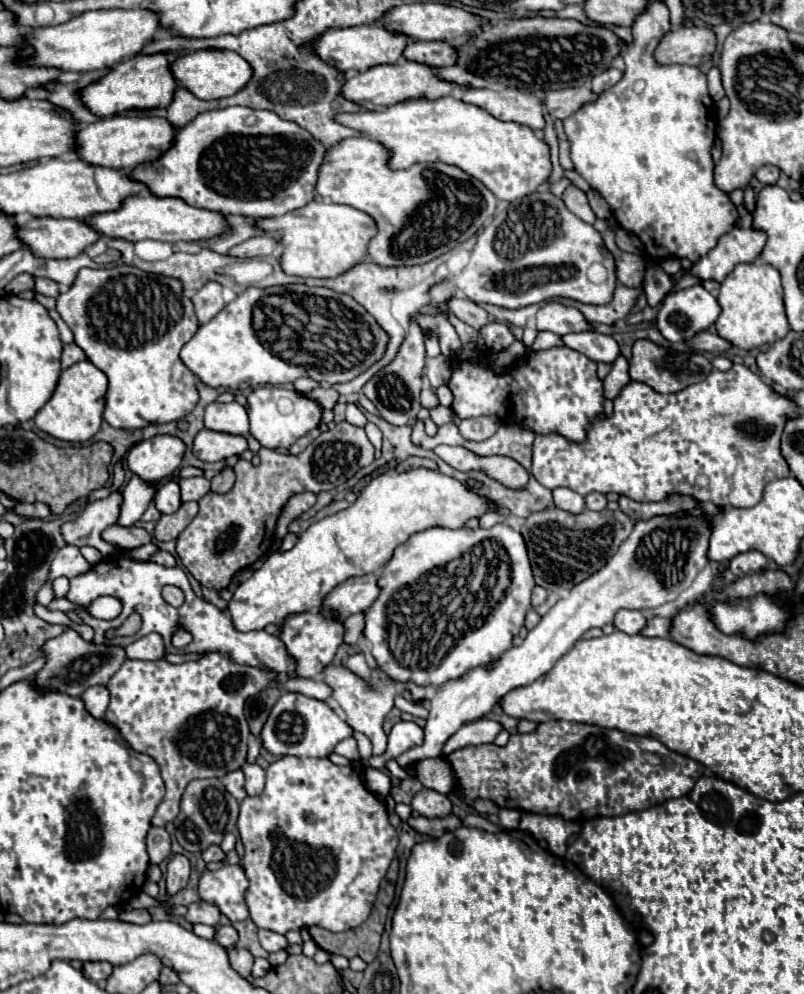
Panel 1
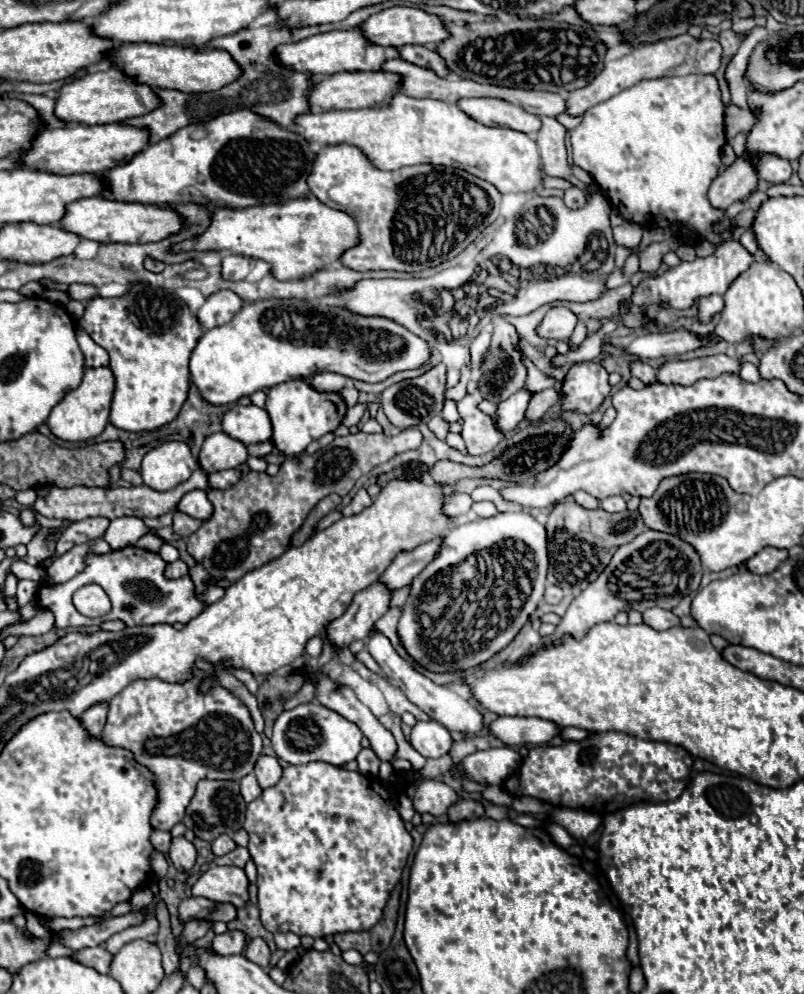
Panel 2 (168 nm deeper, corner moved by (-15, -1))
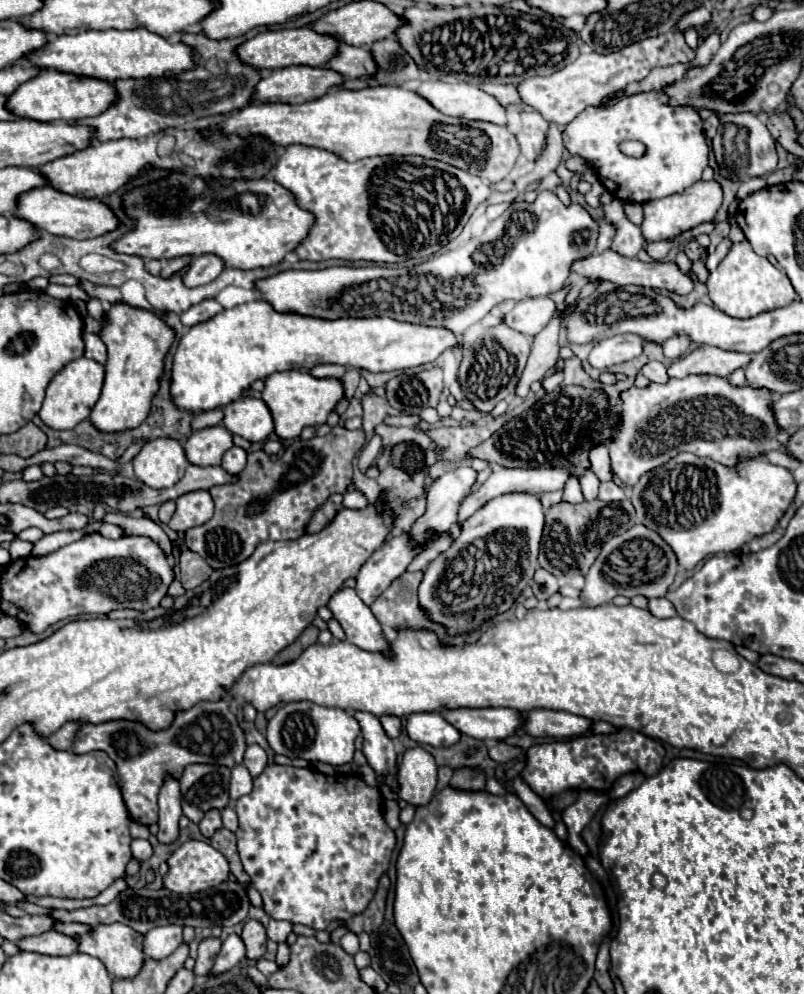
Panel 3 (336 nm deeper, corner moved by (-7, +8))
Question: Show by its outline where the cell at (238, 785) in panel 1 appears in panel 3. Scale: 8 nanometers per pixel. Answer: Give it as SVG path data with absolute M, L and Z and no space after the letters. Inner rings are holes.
M238 764L232 768L232 780L230 780L230 800L236 802L240 796L250 794L252 790L252 776L248 774L246 766Z

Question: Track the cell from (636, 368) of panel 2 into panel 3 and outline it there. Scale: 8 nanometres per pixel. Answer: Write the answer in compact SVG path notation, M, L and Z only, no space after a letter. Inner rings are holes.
M650 362L650 364L646 364L646 366L642 368L642 374L644 374L646 378L650 378L652 382L656 382L656 384L664 384L664 382L670 380L668 374L666 374L666 366L660 364L660 362Z

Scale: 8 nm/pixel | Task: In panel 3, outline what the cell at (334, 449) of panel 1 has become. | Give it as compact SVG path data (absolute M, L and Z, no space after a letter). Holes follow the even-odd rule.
M334 426L330 434L322 438L310 438L310 440L294 440L282 458L272 462L264 450L256 450L248 454L248 464L240 472L240 480L234 484L214 486L210 488L210 496L216 502L216 512L210 522L190 528L184 534L184 544L192 552L200 554L212 568L228 568L244 562L252 556L258 544L268 540L298 540L306 524L310 522L312 514L328 500L330 494L344 494L346 486L352 480L352 460L354 456L364 448L366 438L362 430L346 430L342 426Z

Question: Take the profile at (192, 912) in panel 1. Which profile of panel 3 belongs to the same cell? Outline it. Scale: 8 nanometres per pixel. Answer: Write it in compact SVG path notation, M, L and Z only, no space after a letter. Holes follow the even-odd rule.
M156 926L144 934L144 956L162 960L170 956L182 940L182 926Z

